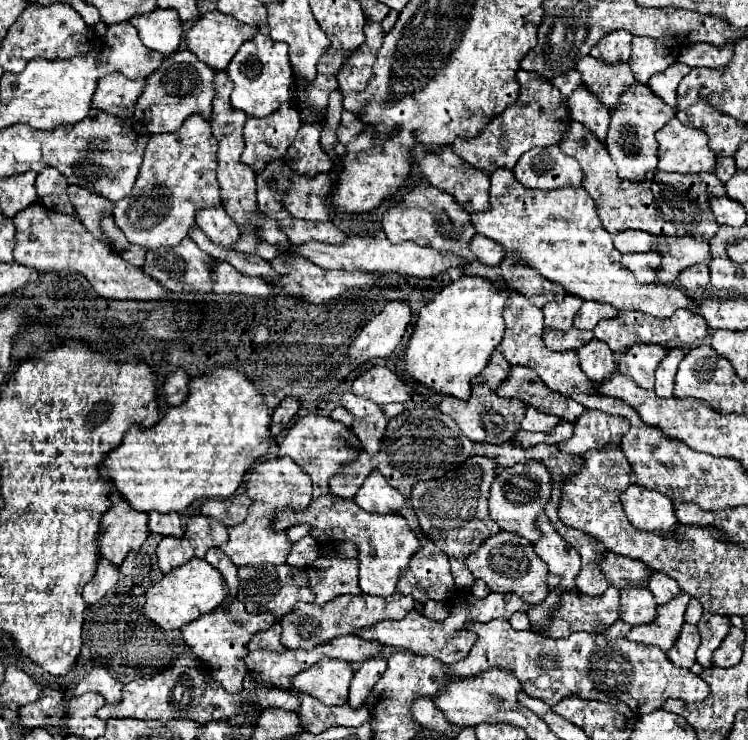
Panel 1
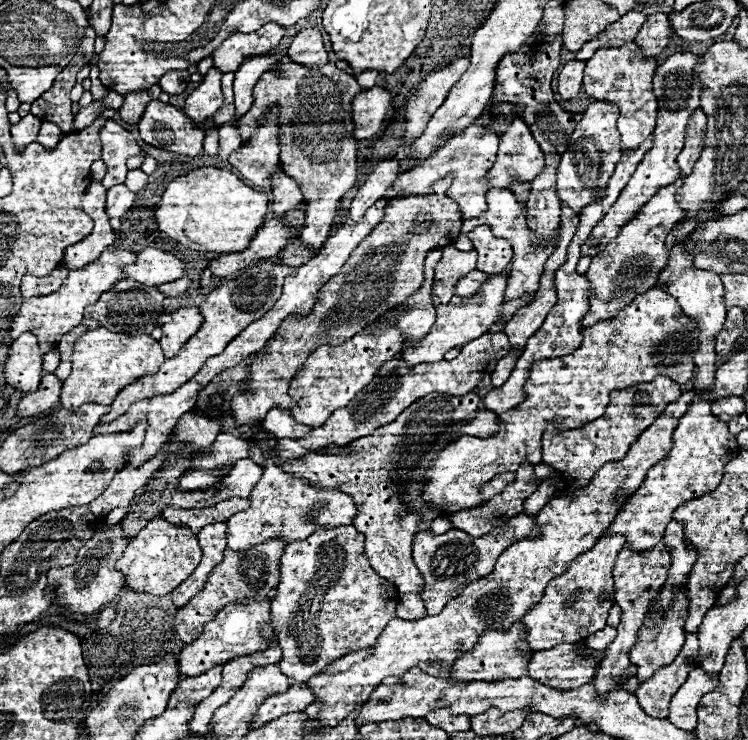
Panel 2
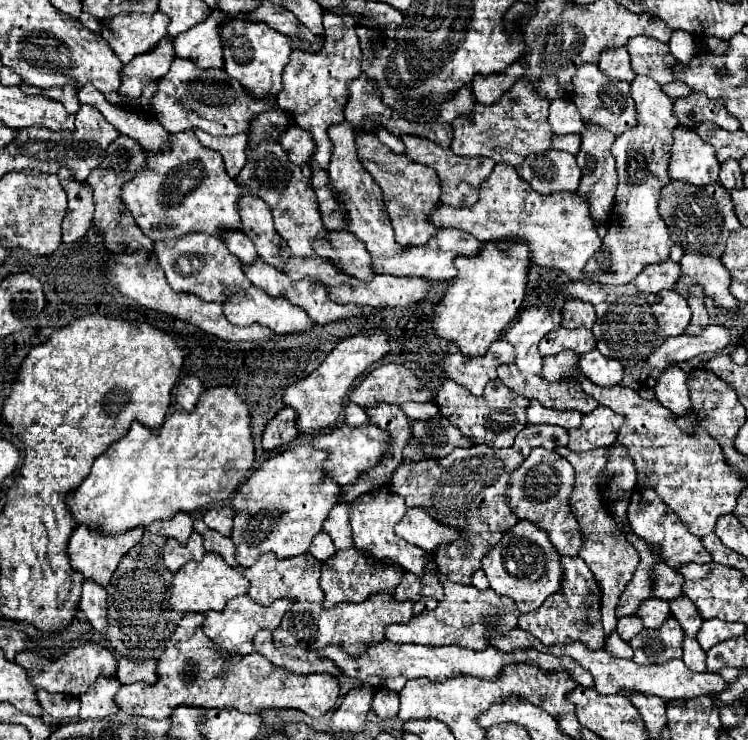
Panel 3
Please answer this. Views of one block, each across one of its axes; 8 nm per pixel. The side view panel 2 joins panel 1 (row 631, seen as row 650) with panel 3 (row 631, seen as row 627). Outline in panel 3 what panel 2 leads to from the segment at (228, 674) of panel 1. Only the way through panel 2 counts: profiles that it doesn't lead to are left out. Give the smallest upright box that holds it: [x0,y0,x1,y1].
[204,594,292,654]

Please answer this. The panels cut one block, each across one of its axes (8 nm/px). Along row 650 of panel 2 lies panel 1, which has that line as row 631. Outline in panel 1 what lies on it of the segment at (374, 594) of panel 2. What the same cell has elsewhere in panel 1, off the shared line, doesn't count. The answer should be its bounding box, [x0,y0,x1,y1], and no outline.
[280,594,414,650]

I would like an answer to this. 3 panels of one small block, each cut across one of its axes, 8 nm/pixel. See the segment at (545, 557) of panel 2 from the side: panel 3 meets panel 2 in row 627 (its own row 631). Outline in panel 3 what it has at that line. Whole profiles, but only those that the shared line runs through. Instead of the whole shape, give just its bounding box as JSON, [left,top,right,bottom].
[386,580,520,650]

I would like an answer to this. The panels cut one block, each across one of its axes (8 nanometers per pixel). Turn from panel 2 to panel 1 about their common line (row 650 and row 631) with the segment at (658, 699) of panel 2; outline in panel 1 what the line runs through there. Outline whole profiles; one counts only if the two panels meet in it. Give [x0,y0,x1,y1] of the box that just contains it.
[666,624,700,668]

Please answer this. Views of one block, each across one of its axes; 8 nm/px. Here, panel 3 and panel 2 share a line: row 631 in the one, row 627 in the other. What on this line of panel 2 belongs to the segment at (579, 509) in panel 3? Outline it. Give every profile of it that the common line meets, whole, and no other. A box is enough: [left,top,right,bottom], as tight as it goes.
[586,626,616,650]

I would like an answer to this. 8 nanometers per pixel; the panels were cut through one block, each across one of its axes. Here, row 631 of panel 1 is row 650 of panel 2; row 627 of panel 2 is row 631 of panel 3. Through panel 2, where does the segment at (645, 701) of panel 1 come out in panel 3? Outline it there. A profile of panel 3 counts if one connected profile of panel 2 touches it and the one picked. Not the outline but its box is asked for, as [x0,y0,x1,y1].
[488,628,728,700]

